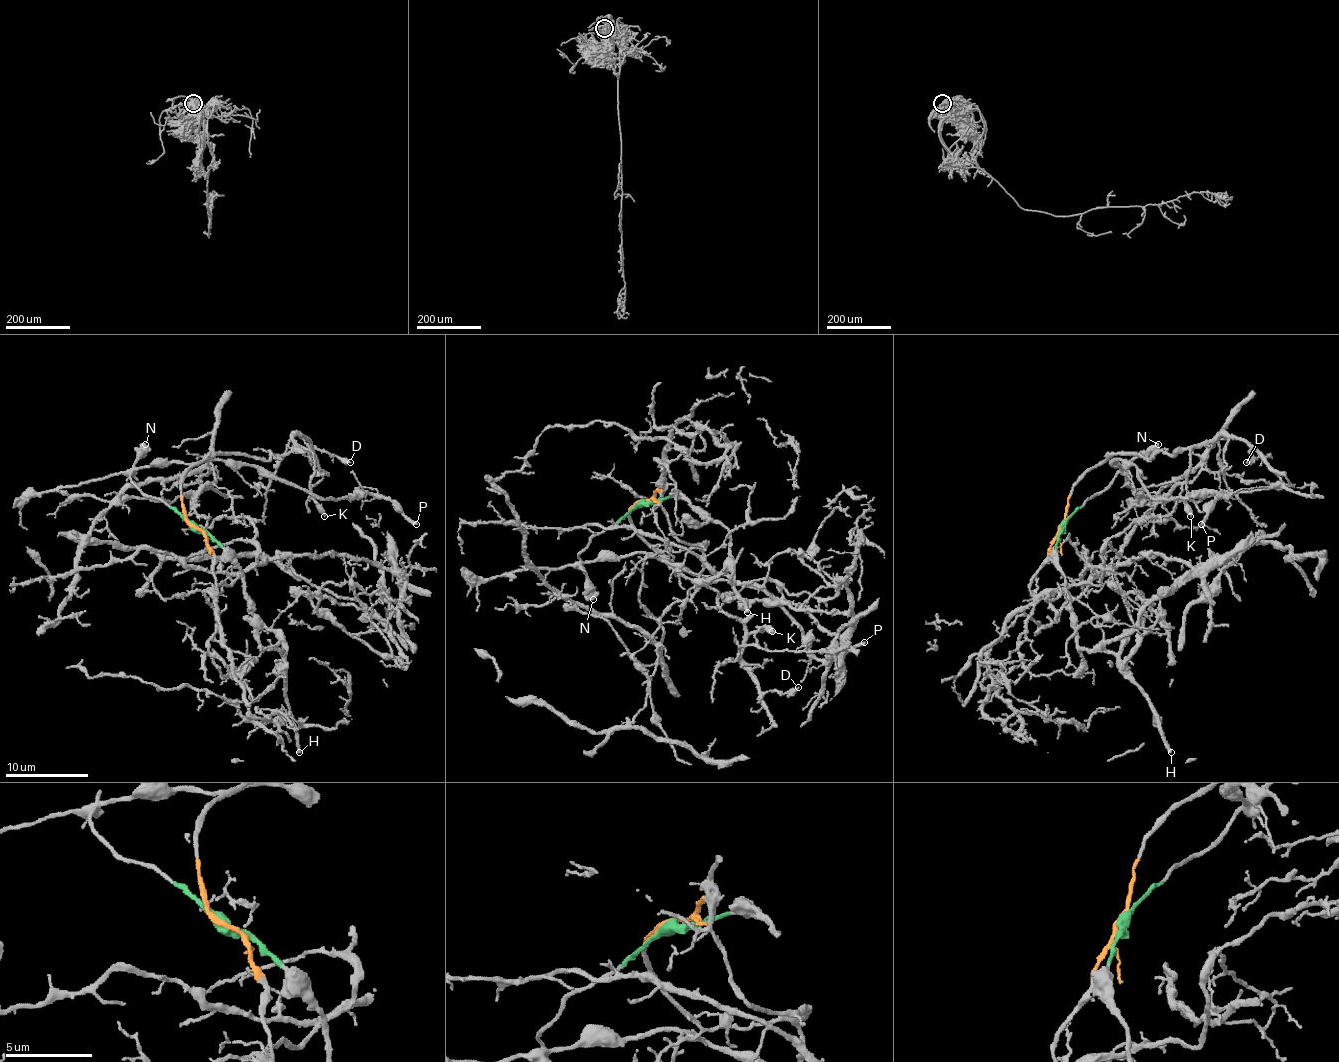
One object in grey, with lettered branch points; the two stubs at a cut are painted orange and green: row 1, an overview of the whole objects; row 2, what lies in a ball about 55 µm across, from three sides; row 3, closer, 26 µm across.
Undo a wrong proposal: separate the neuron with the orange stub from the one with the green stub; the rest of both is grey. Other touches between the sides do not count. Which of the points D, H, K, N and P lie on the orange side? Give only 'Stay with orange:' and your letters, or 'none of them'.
Stay with orange: D, K, P

